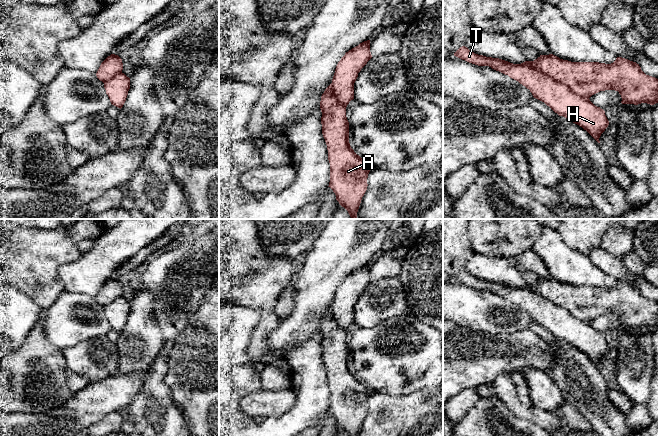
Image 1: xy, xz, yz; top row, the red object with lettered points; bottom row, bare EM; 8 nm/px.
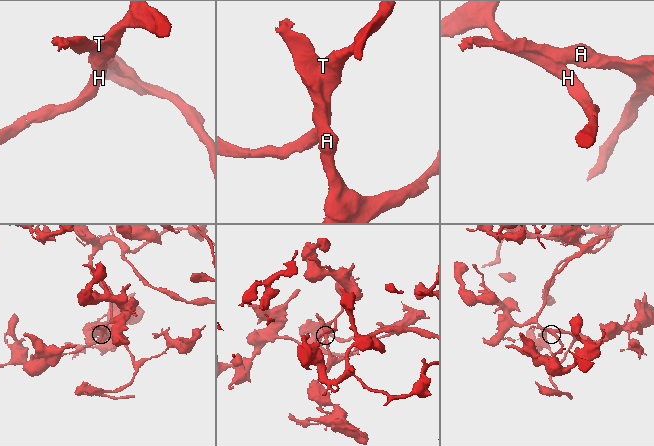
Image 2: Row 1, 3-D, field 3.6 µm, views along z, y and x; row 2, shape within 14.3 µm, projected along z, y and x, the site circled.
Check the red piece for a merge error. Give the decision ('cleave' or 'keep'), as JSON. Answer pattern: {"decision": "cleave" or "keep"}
{"decision": "keep"}

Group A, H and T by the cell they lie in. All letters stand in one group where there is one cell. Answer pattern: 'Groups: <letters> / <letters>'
Groups: A H T

